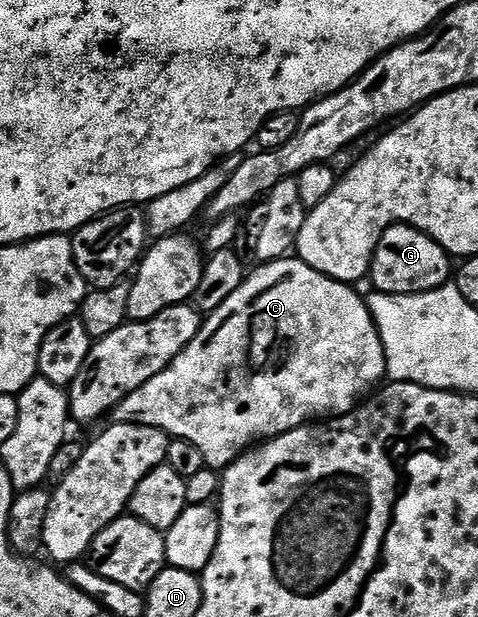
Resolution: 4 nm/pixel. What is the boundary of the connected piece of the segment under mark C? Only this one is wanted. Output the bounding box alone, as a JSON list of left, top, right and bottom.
[111,257,386,469]

